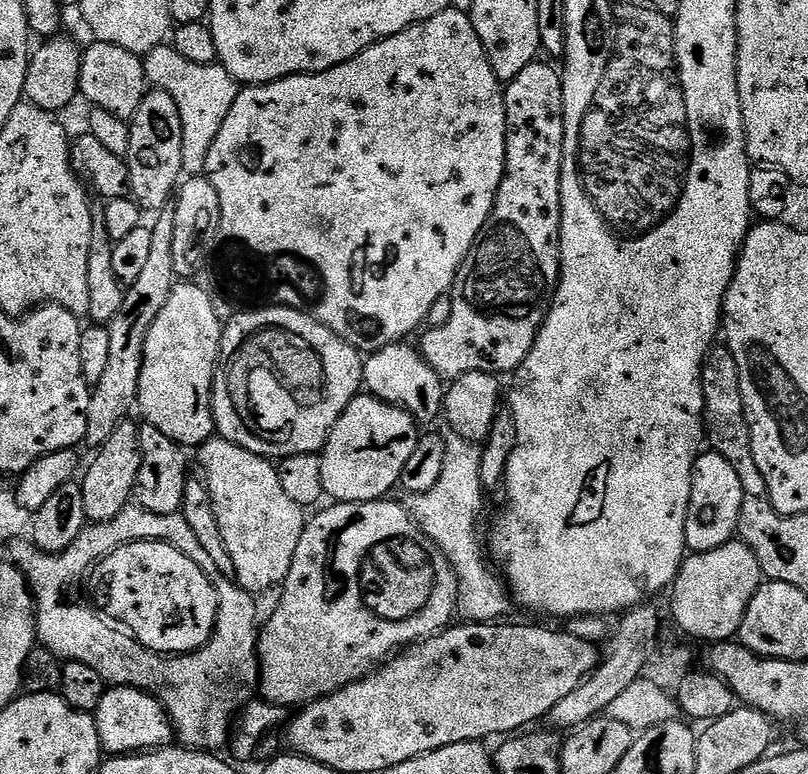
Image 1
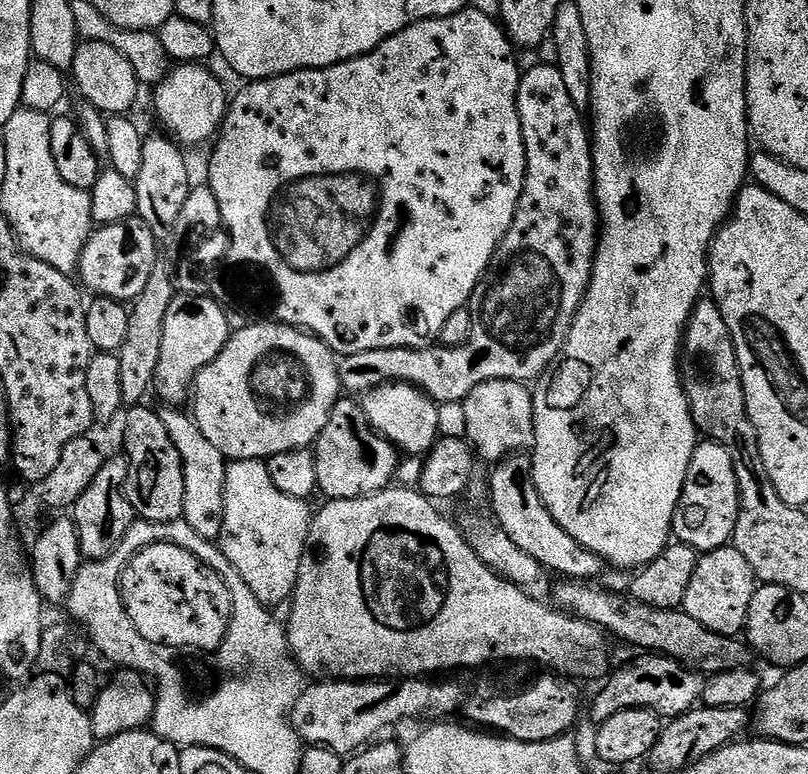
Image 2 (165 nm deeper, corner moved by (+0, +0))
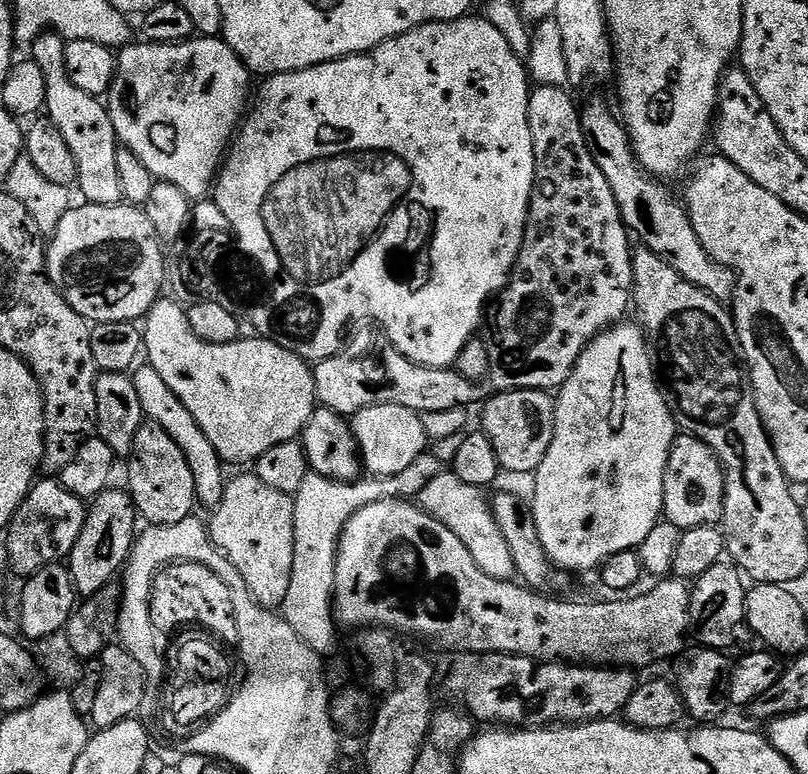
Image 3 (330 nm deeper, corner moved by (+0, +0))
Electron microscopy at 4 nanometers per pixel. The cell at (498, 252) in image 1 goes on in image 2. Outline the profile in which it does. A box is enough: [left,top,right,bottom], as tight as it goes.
[339,63,598,405]

